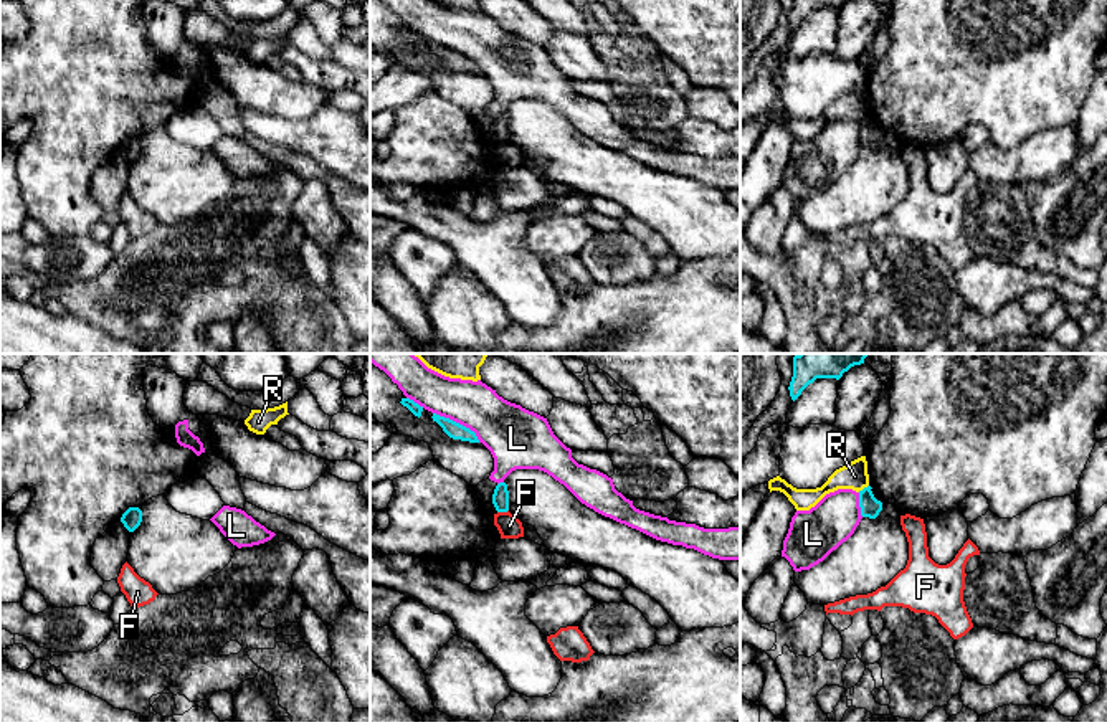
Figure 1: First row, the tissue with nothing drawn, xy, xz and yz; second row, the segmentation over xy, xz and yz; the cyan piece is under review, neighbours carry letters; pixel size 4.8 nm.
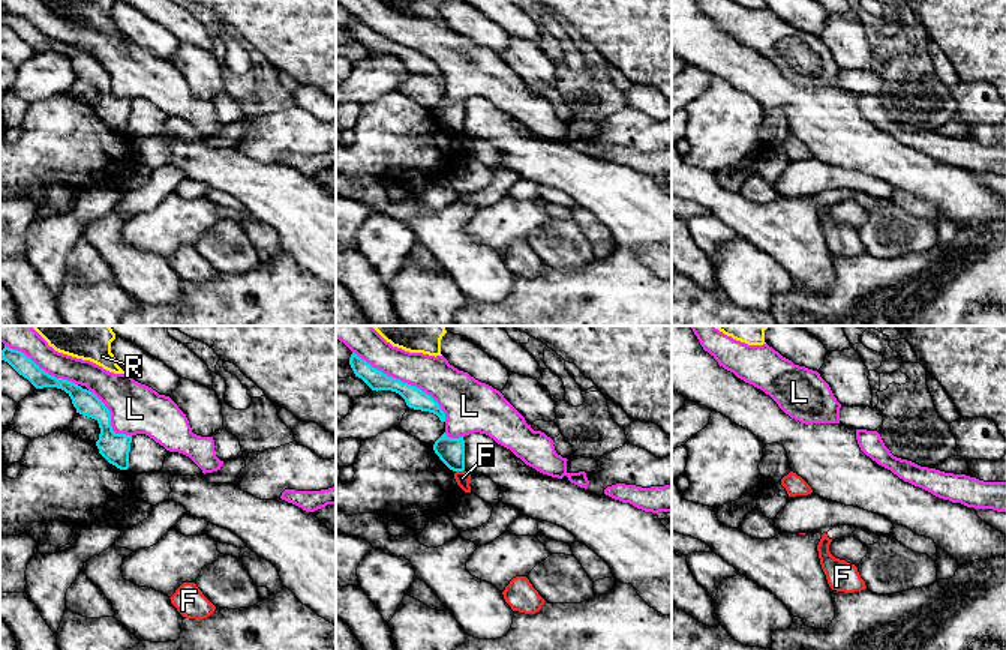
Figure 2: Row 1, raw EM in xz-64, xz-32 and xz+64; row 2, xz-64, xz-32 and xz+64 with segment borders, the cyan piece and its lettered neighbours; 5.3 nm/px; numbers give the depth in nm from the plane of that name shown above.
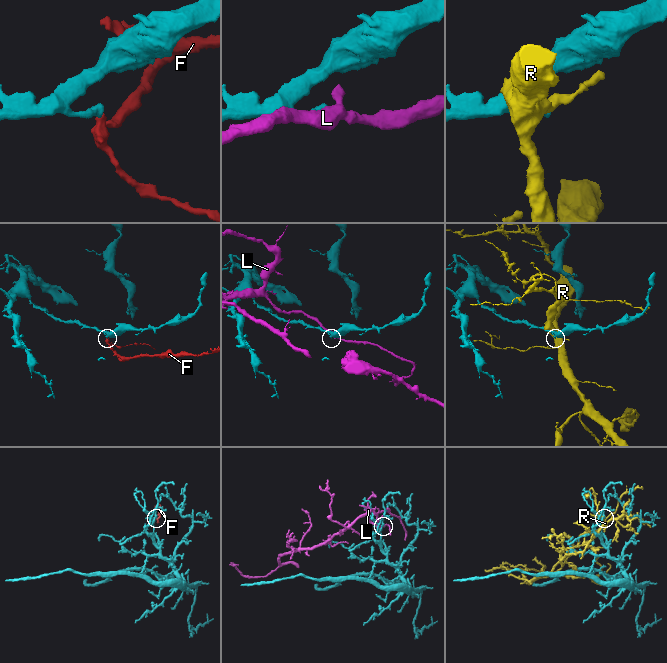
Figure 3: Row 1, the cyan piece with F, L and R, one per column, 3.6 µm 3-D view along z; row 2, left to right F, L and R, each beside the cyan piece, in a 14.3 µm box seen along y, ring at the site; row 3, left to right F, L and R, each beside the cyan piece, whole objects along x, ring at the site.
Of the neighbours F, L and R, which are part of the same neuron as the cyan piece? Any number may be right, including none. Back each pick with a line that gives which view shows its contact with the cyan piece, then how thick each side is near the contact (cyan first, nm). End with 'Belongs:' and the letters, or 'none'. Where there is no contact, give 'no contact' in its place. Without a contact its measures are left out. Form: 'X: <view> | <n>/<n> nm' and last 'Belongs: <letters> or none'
Belongs: none

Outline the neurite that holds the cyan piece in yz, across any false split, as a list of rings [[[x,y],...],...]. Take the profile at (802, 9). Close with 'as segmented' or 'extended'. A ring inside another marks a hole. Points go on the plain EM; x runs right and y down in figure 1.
[[[793,0],[790,12],[790,26],[795,31],[801,21],[813,13],[816,8],[836,8],[839,10],[848,0]]]; as segmented

